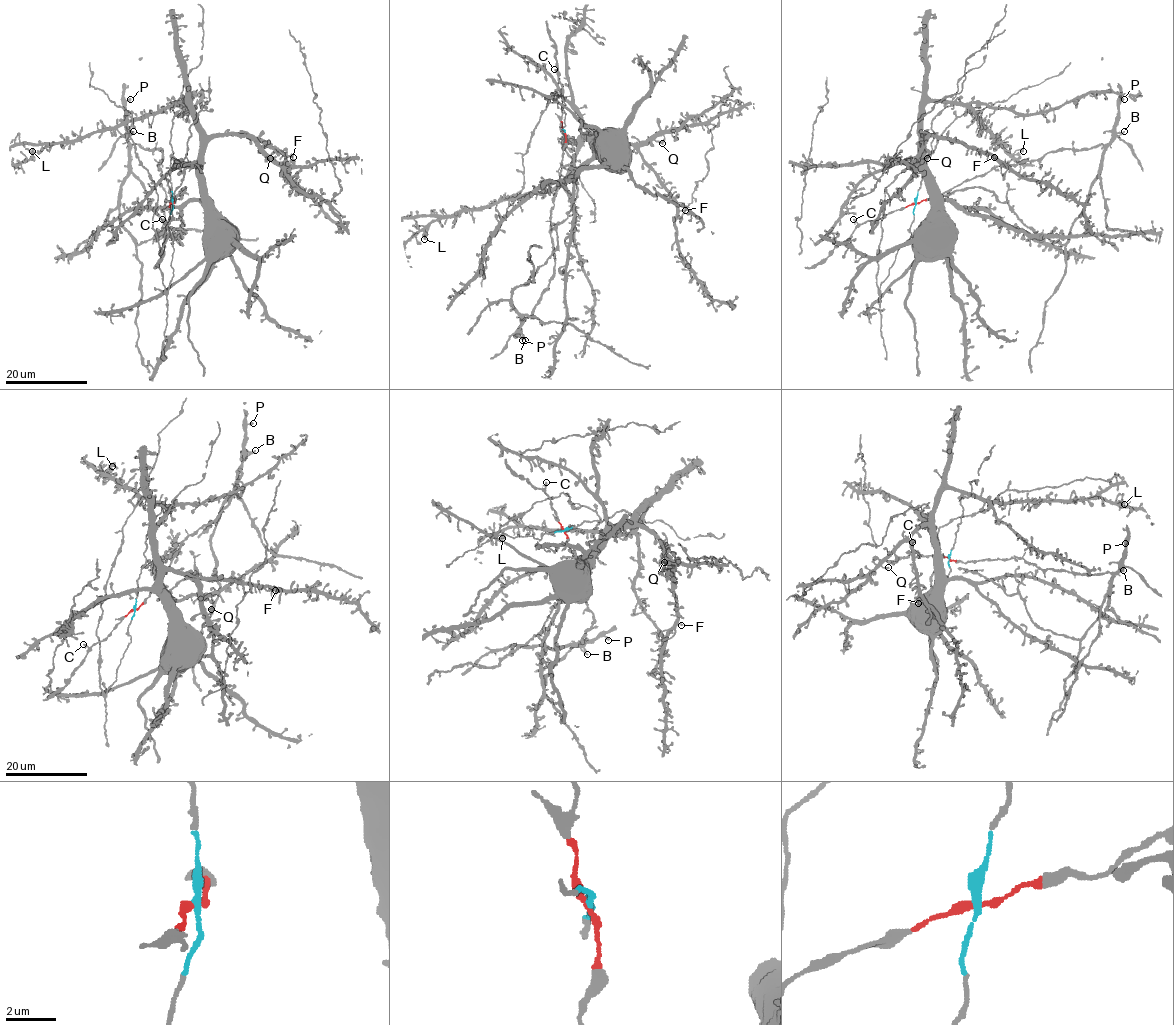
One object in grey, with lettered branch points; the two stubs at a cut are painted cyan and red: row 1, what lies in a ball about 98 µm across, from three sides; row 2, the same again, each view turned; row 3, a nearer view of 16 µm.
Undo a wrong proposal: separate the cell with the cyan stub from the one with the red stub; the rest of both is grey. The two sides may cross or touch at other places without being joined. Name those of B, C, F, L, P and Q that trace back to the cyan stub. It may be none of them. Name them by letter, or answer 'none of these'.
F, L, Q

